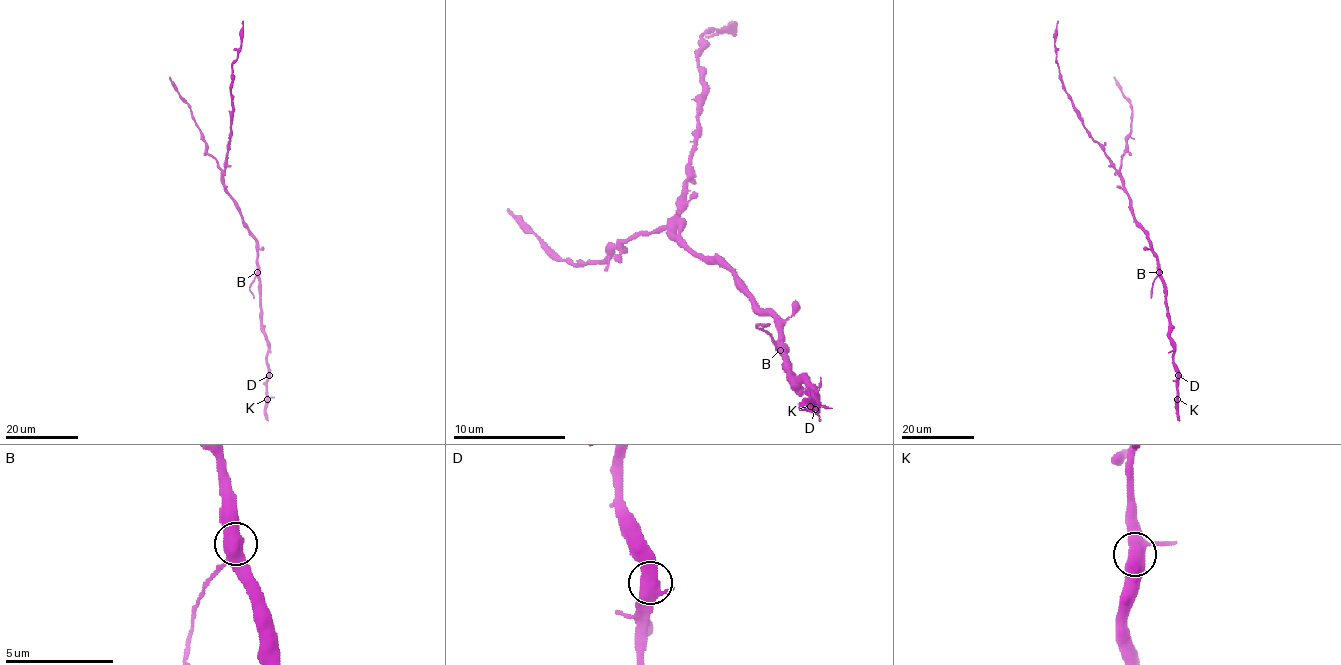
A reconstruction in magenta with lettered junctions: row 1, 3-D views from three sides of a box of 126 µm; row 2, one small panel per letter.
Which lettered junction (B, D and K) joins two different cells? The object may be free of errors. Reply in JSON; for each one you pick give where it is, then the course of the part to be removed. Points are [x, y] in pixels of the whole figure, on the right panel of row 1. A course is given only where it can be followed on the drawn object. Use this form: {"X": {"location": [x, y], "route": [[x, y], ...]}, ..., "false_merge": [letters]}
{"B": {"location": [1159, 272], "route": [[1159, 272], [1154, 280], [1151, 297]]}, "false_merge": ["B"]}

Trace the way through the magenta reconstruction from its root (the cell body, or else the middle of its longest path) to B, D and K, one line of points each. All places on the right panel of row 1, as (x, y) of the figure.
B: (1133, 212), (1136, 223), (1149, 239), (1159, 272)
D: (1133, 212), (1136, 223), (1149, 239), (1150, 249), (1157, 258), (1157, 274), (1164, 287), (1174, 366), (1178, 375)
K: (1133, 212), (1136, 223), (1149, 239), (1164, 287), (1177, 399)

